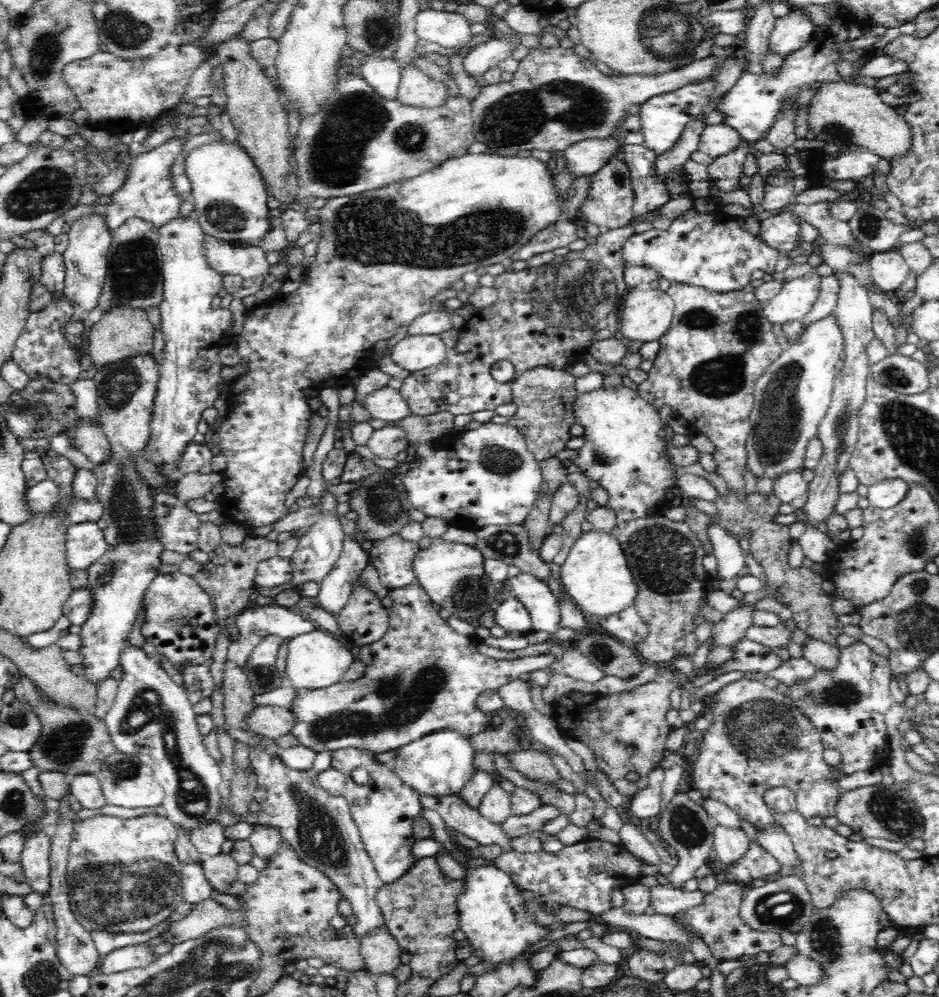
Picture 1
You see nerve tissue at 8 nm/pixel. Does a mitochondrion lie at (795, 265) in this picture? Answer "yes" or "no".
no

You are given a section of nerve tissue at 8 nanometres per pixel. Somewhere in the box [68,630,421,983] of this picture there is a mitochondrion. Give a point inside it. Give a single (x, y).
(109, 894)

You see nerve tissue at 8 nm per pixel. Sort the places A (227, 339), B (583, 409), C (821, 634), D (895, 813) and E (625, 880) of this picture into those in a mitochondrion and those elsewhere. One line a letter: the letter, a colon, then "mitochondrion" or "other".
A: other
B: other
C: other
D: mitochondrion
E: other

